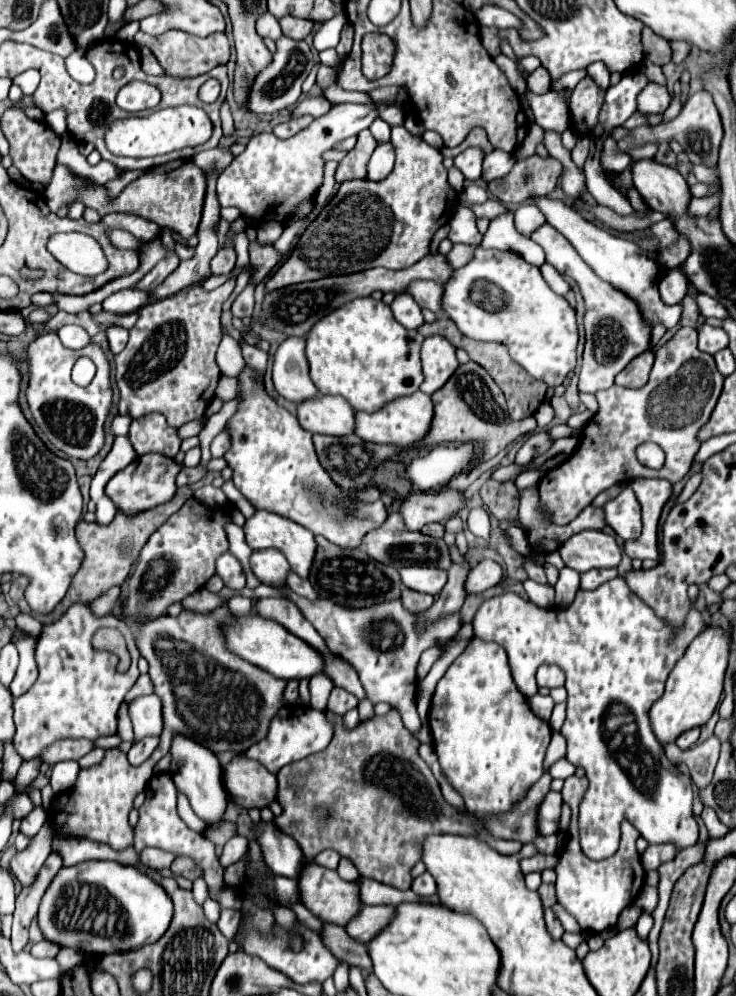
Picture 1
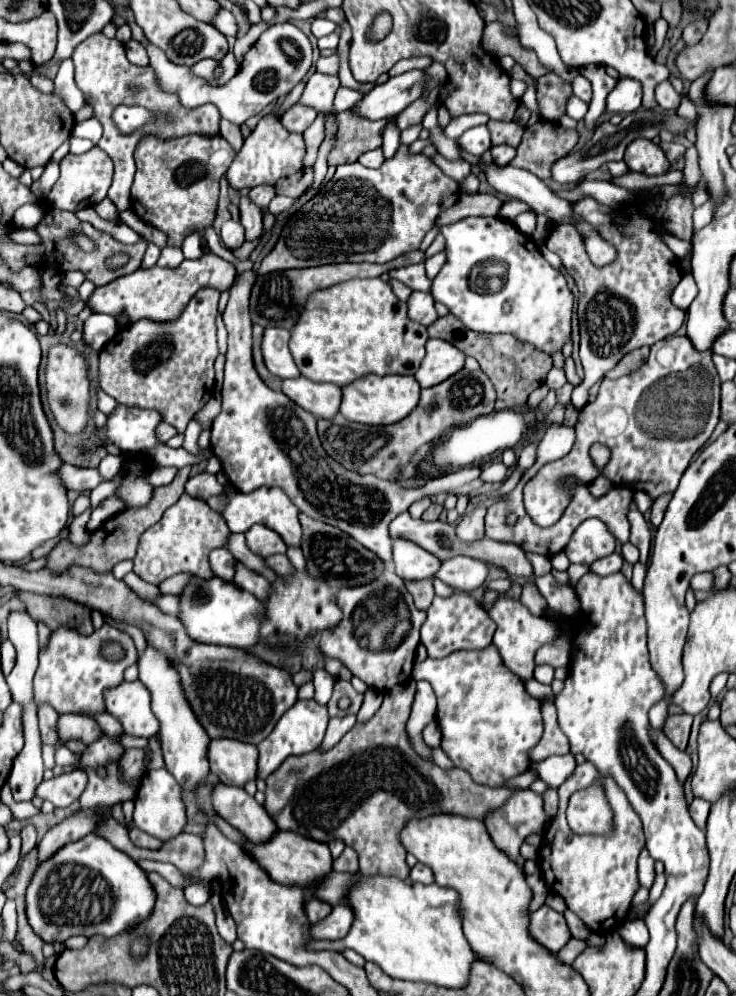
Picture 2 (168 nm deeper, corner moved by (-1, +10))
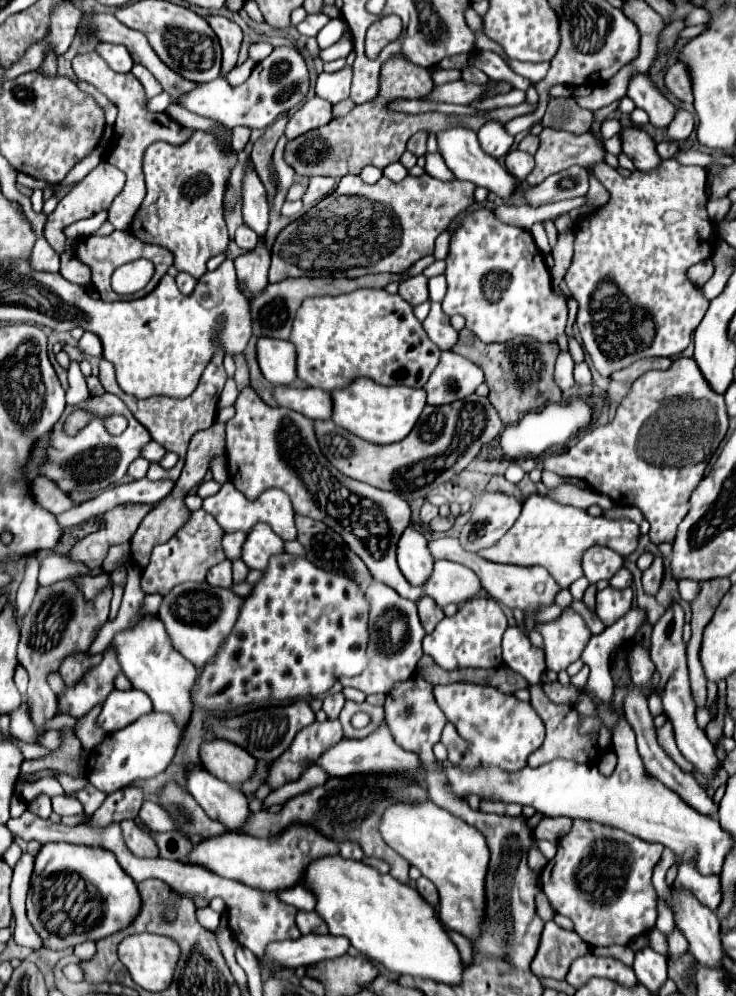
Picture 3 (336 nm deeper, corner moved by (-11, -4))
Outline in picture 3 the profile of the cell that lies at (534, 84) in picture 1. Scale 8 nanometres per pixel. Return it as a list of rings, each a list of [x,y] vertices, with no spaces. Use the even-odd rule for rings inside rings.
[[[553,98],[547,104],[541,124],[555,130],[567,130],[579,136],[591,130],[593,112],[581,108],[577,102],[573,102],[573,98]]]

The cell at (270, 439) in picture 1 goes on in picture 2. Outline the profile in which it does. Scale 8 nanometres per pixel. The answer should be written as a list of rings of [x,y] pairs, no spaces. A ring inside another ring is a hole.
[[[245,270],[237,274],[235,284],[229,290],[229,302],[227,302],[227,310],[223,314],[223,322],[225,328],[229,332],[229,350],[225,354],[225,382],[223,382],[223,404],[221,404],[221,412],[219,416],[213,420],[211,426],[211,452],[219,458],[223,472],[227,476],[227,480],[241,492],[253,492],[255,488],[261,486],[279,486],[285,490],[285,494],[293,500],[293,504],[305,512],[307,516],[327,522],[343,532],[347,532],[349,536],[353,536],[359,544],[363,544],[367,550],[375,552],[375,556],[379,556],[379,560],[383,560],[385,564],[391,562],[391,536],[389,536],[389,524],[391,520],[405,512],[415,500],[425,498],[429,494],[437,494],[437,492],[451,492],[455,488],[465,486],[467,482],[479,478],[481,468],[479,466],[469,466],[469,468],[461,468],[457,472],[445,474],[441,478],[435,478],[433,482],[429,482],[423,488],[405,488],[399,482],[389,482],[389,480],[381,480],[373,474],[357,474],[353,470],[343,468],[341,464],[337,464],[331,456],[327,456],[327,452],[323,450],[319,438],[317,438],[317,428],[315,428],[315,416],[311,416],[307,410],[299,408],[293,400],[289,400],[287,396],[283,396],[281,392],[273,392],[271,388],[265,386],[265,382],[259,378],[255,366],[253,366],[253,358],[251,358],[251,318],[249,318],[249,292],[251,286],[255,282],[255,272],[253,270]],[[301,422],[301,430],[295,428],[295,424]]]

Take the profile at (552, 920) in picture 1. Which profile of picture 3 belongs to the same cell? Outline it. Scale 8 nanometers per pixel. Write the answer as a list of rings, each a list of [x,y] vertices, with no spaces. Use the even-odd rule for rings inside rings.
[[[547,922],[541,934],[539,950],[531,962],[531,970],[537,976],[551,976],[563,980],[571,962],[591,952],[591,946],[579,938],[579,934],[563,930],[555,922]]]

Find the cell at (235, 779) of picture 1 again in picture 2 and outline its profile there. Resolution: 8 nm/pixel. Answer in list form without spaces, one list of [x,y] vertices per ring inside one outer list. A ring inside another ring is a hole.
[[[211,740],[207,746],[207,758],[209,758],[209,768],[223,784],[231,786],[245,786],[247,780],[257,778],[257,748],[253,744],[243,744],[239,740]]]

